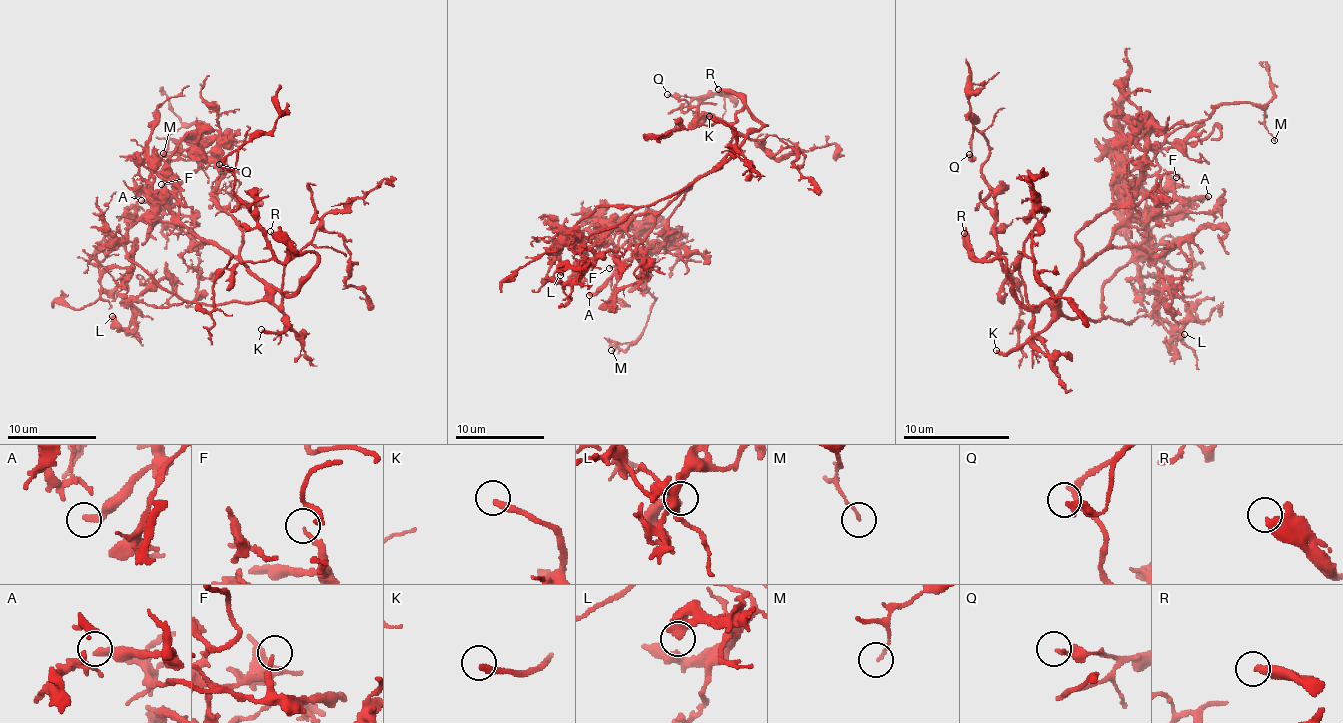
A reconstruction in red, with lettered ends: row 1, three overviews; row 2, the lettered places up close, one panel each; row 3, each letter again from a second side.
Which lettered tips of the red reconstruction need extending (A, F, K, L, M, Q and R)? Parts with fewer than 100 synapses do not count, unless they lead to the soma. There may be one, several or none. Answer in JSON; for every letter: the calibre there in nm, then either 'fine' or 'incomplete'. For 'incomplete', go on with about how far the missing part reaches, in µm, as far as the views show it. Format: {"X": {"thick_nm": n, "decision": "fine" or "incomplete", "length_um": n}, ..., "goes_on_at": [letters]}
{"A": {"thick_nm": 320, "decision": "fine"}, "F": {"thick_nm": 150, "decision": "fine"}, "K": {"thick_nm": 260, "decision": "incomplete", "length_um": 50}, "L": {"thick_nm": 400, "decision": "fine"}, "M": {"thick_nm": 110, "decision": "fine"}, "Q": {"thick_nm": 240, "decision": "fine"}, "R": {"thick_nm": 440, "decision": "fine"}, "goes_on_at": ["K"]}

